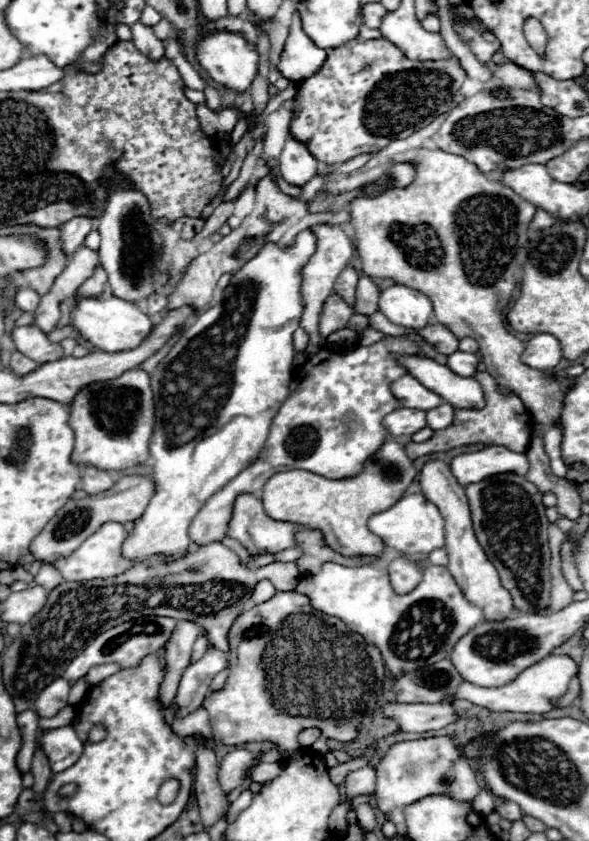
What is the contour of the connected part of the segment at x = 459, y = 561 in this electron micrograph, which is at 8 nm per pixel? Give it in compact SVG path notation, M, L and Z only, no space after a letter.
M443 460L425 462L419 472L419 484L421 484L423 496L427 496L427 500L431 500L439 508L441 516L445 518L445 548L449 552L447 568L453 574L453 578L457 580L465 598L471 604L479 606L485 612L487 620L503 620L503 618L511 616L515 612L511 594L501 586L495 566L489 562L489 558L485 556L483 548L479 546L479 542L475 538L465 488L457 484L455 476L451 474L449 466Z

